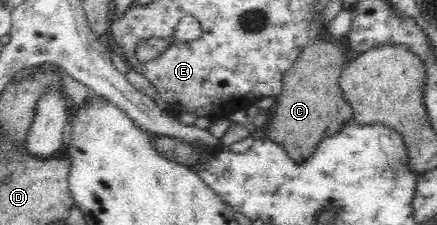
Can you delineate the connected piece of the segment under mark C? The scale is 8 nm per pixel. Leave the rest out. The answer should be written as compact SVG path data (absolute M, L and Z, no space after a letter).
M326 35L307 45L293 67L285 73L273 114L260 133L281 145L294 161L304 161L310 157L318 143L327 137L326 131L336 131L338 123L353 120L354 110L339 84L340 74L347 63L342 49Z

